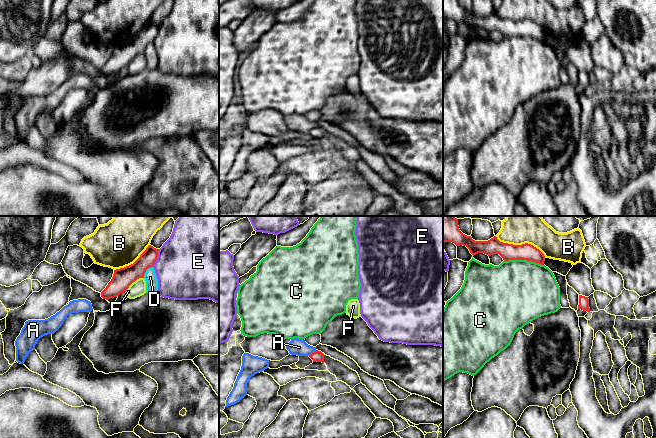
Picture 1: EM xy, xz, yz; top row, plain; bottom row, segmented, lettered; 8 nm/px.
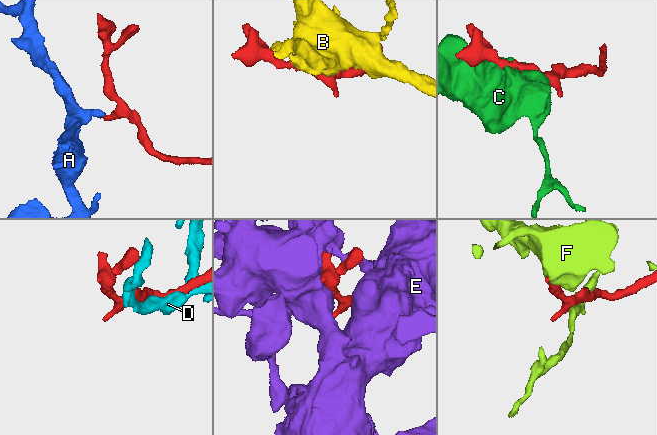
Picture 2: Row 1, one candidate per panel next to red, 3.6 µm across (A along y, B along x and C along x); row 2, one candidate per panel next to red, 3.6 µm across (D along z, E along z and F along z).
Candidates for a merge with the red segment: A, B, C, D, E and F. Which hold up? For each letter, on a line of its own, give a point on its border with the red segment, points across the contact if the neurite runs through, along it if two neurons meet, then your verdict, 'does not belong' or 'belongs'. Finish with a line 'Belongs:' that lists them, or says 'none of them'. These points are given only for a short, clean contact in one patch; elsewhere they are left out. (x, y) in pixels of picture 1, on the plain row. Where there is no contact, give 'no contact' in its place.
A: contact xz (312, 129); border xz (316, 126), (309, 132); does not belong
B: contact yz (520, 21); does not belong
C: contact yz (524, 35); border yz (504, 36), (531, 36), (543, 41); does not belong
D: contact xy (145, 47); does not belong
E: contact xy (156, 34); does not belong
F: contact xy (133, 57); does not belong
Belongs: none of them

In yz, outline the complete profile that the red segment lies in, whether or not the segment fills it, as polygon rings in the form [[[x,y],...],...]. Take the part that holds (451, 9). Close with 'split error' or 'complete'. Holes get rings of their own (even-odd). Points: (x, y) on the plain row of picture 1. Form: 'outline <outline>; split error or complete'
outline [[[443,0],[443,19],[452,18],[456,22],[466,22],[474,32],[484,29],[488,32],[499,30],[504,37],[527,36],[544,41],[544,30],[531,20],[513,21],[500,18],[496,12],[488,17],[475,17],[463,10],[458,0]]]; complete

